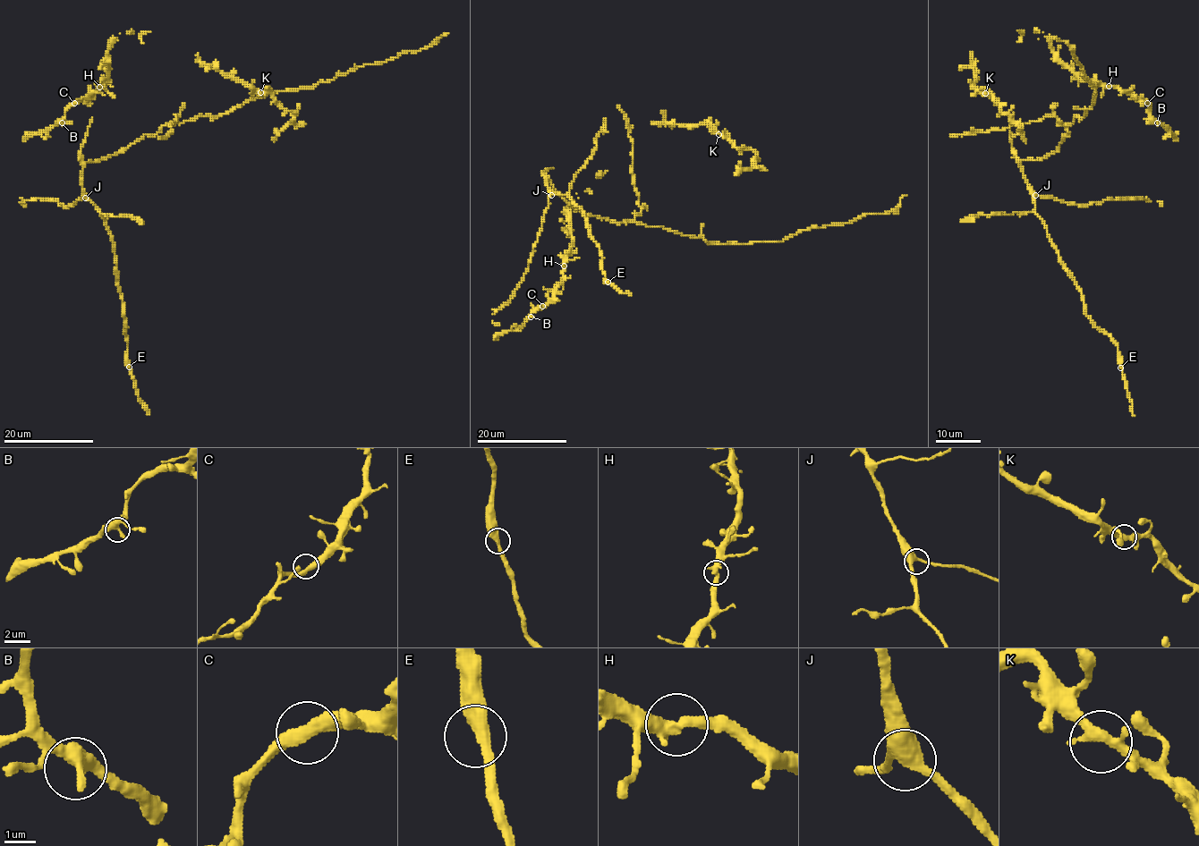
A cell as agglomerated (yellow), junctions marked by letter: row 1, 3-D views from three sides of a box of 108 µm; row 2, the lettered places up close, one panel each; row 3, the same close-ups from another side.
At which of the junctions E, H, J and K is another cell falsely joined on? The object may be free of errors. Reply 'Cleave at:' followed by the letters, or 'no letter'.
Cleave at: no letter

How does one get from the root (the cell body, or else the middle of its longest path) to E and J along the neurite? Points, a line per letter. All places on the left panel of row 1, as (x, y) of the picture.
E: (131, 145), (97, 161), (88, 162), (83, 166), (81, 184), (113, 244), (129, 367)
J: (131, 145), (97, 161), (88, 162), (83, 166), (81, 188), (85, 198)

